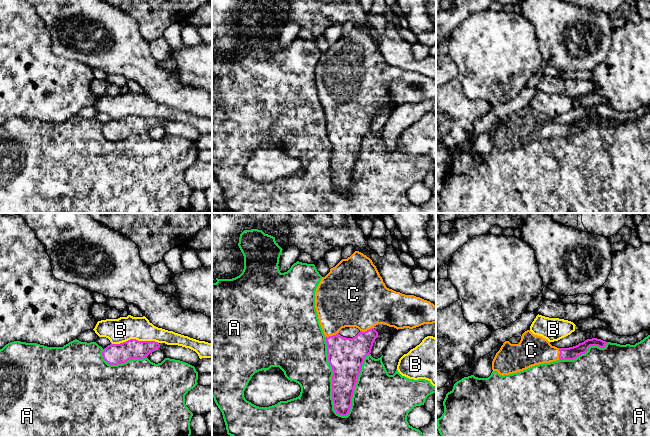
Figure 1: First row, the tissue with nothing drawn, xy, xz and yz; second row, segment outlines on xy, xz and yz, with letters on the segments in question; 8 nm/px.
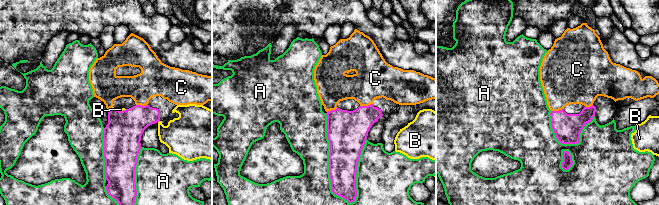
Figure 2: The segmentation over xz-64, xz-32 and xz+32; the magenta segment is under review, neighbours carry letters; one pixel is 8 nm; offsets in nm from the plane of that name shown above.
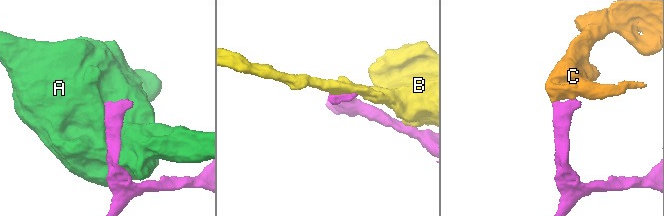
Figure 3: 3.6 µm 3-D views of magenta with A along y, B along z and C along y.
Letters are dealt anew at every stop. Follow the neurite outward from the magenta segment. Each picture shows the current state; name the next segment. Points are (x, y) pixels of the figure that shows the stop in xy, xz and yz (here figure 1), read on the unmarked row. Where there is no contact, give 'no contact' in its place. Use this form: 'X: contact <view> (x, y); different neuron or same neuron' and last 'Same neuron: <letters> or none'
A: contact xz (332, 156); different neuron
B: contact xy (134, 115); different neuron
C: contact xz (367, 106); same neuron
Same neuron: C

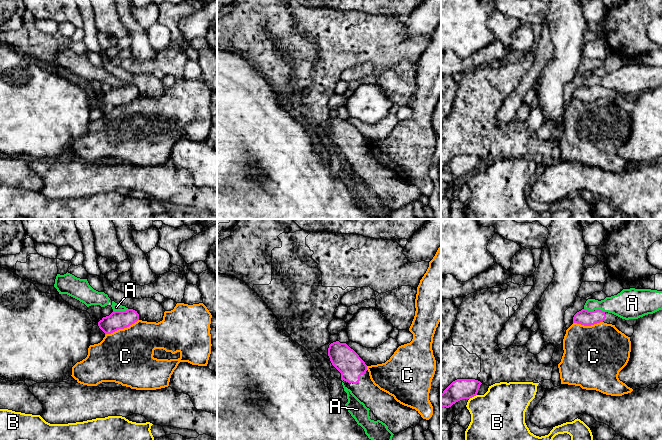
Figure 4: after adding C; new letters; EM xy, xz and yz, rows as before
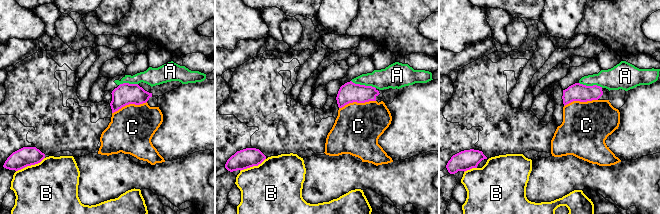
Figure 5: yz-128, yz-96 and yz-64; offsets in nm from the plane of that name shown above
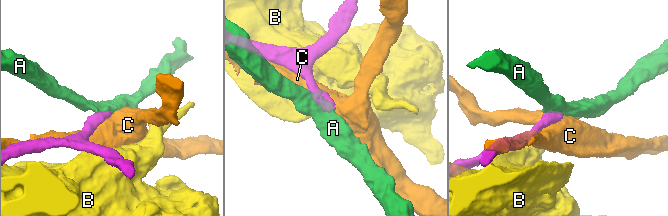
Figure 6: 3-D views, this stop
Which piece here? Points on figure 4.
A: contact xy (120, 87); different neuron
B: contact yz (472, 172); different neuron
C: contact xy (121, 104); different neuron
Same neuron: none

